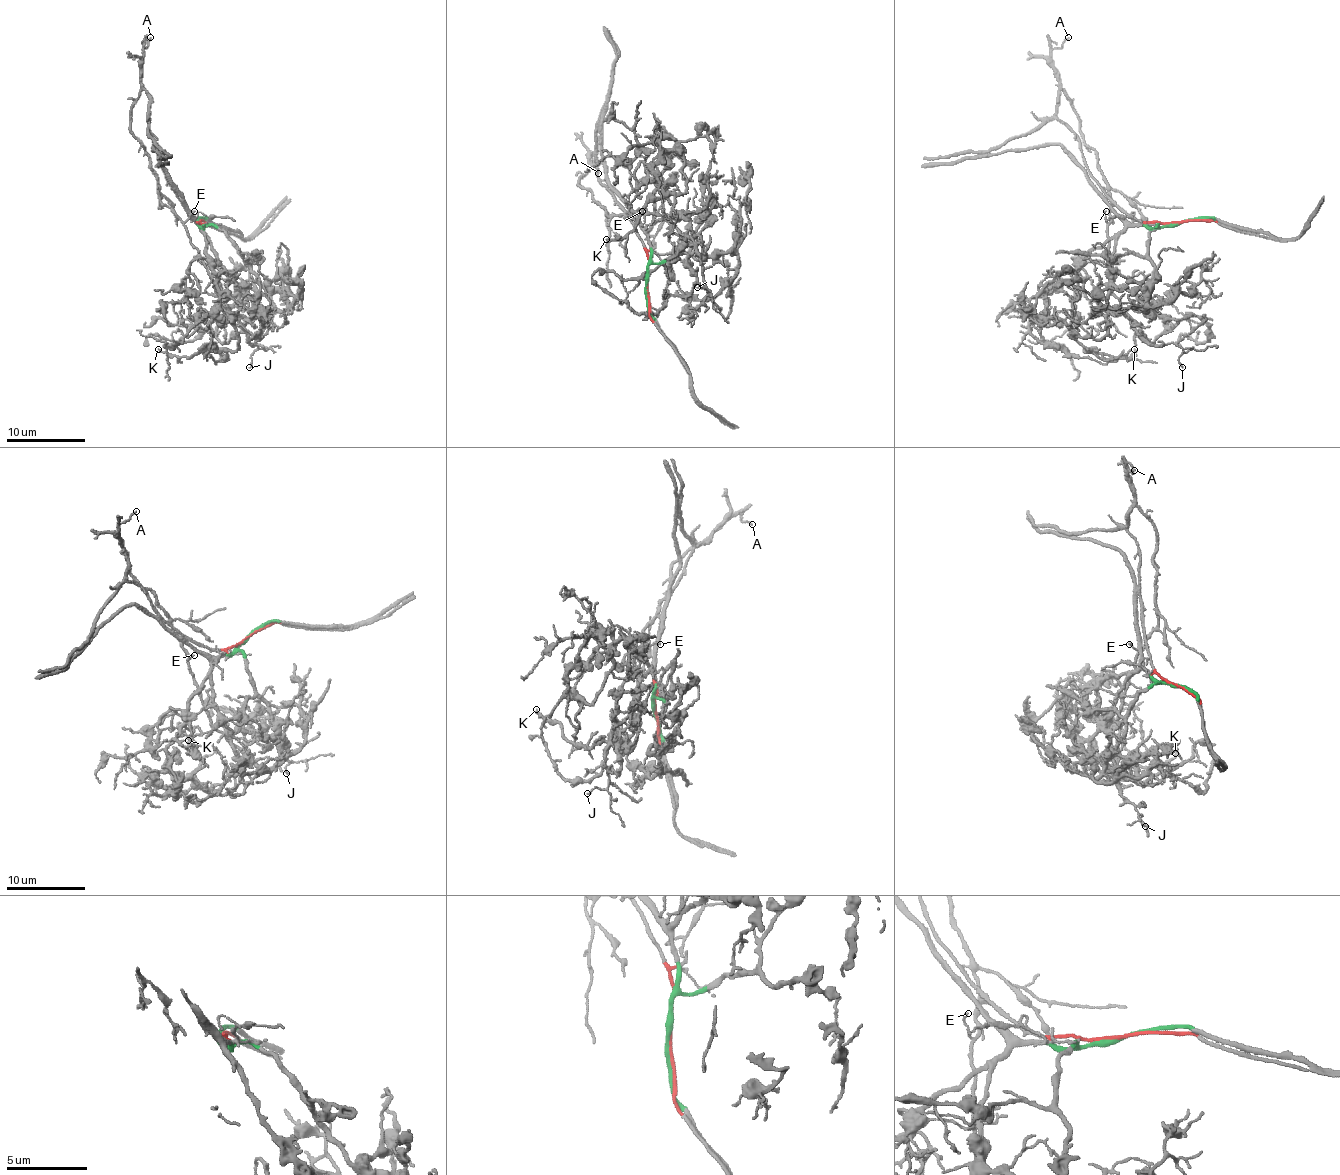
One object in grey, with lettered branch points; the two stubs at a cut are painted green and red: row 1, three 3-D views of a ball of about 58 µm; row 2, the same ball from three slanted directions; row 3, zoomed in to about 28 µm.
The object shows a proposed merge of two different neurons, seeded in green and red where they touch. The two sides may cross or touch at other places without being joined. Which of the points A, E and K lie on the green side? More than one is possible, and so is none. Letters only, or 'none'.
K

